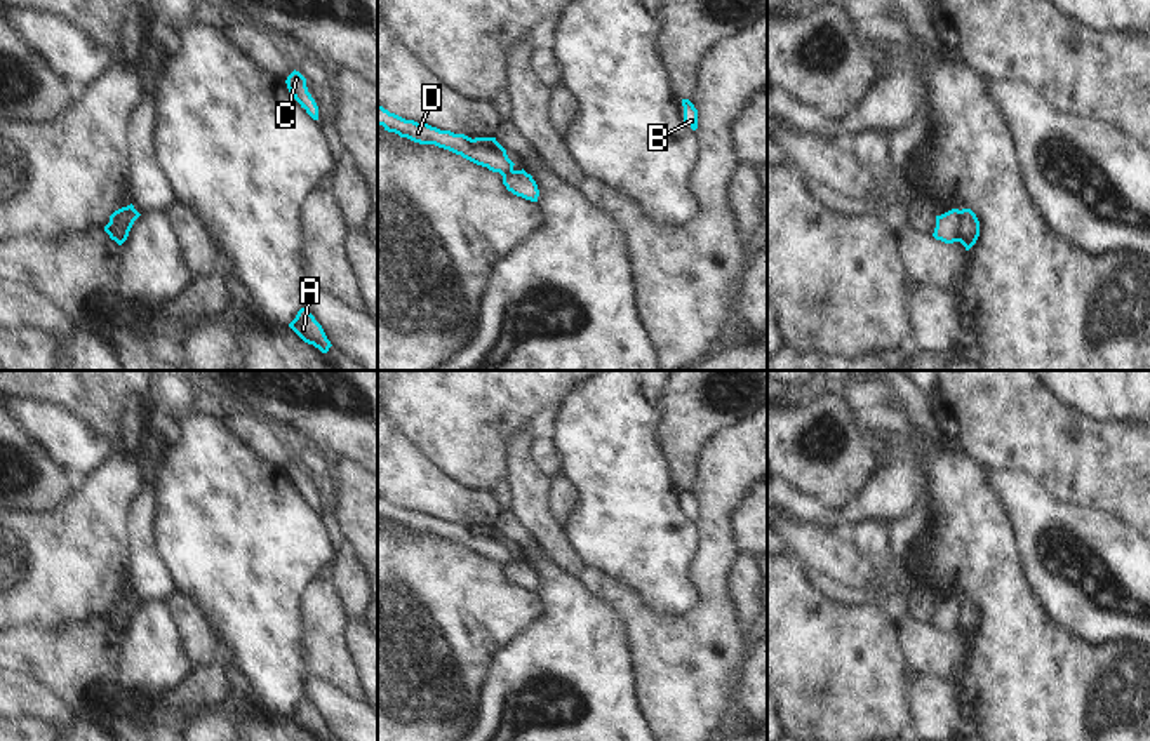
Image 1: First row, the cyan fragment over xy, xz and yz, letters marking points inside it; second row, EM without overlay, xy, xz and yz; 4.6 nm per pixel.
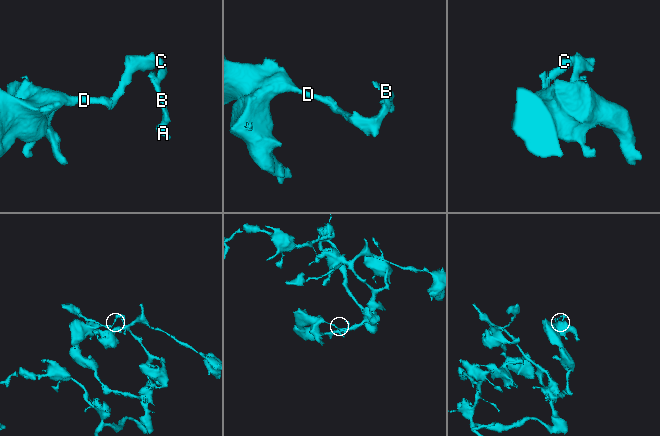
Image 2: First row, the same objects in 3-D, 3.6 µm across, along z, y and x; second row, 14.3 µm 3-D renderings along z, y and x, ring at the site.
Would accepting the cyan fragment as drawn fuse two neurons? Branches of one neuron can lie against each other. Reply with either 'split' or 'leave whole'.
split

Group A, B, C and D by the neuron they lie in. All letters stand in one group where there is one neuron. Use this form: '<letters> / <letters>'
A B C / D

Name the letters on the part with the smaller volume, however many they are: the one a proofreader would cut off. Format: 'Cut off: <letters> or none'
Cut off: A, B, C

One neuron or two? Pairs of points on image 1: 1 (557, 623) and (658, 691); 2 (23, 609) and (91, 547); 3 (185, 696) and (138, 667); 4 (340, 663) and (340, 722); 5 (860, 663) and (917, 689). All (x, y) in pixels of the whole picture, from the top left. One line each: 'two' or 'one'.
1: two
2: one
3: two
4: two
5: two

